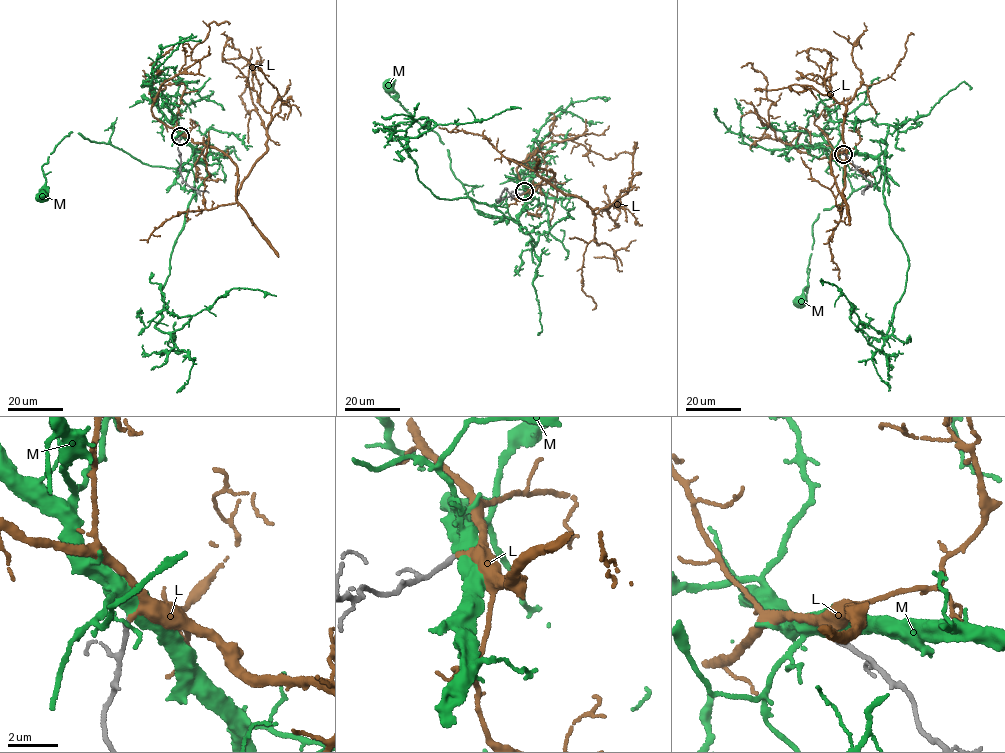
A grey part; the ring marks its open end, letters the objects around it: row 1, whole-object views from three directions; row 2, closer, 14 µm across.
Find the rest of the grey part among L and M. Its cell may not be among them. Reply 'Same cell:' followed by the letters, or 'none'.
Same cell: L

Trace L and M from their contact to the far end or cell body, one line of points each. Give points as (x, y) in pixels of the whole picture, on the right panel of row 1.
L: (844, 154), (829, 157), (841, 193), (846, 106), (831, 94), (831, 53), (809, 48), (809, 59), (820, 71)
M: (843, 153), (879, 158), (882, 174), (880, 181), (819, 214), (803, 300)

